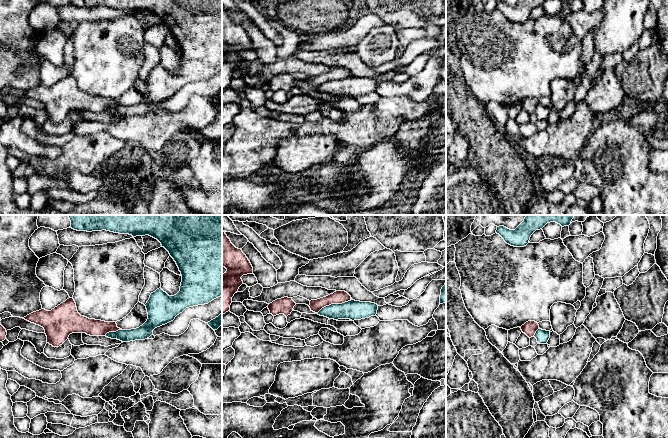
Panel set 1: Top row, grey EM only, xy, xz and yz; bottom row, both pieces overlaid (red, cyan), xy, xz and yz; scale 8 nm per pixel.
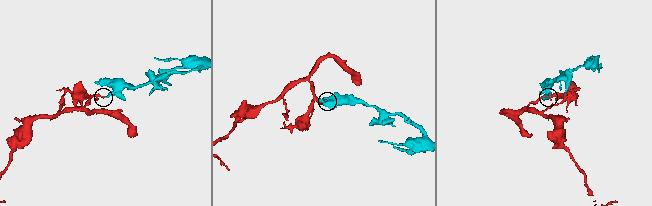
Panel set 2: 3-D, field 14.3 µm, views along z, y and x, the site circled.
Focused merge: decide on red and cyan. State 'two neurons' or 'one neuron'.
two neurons

